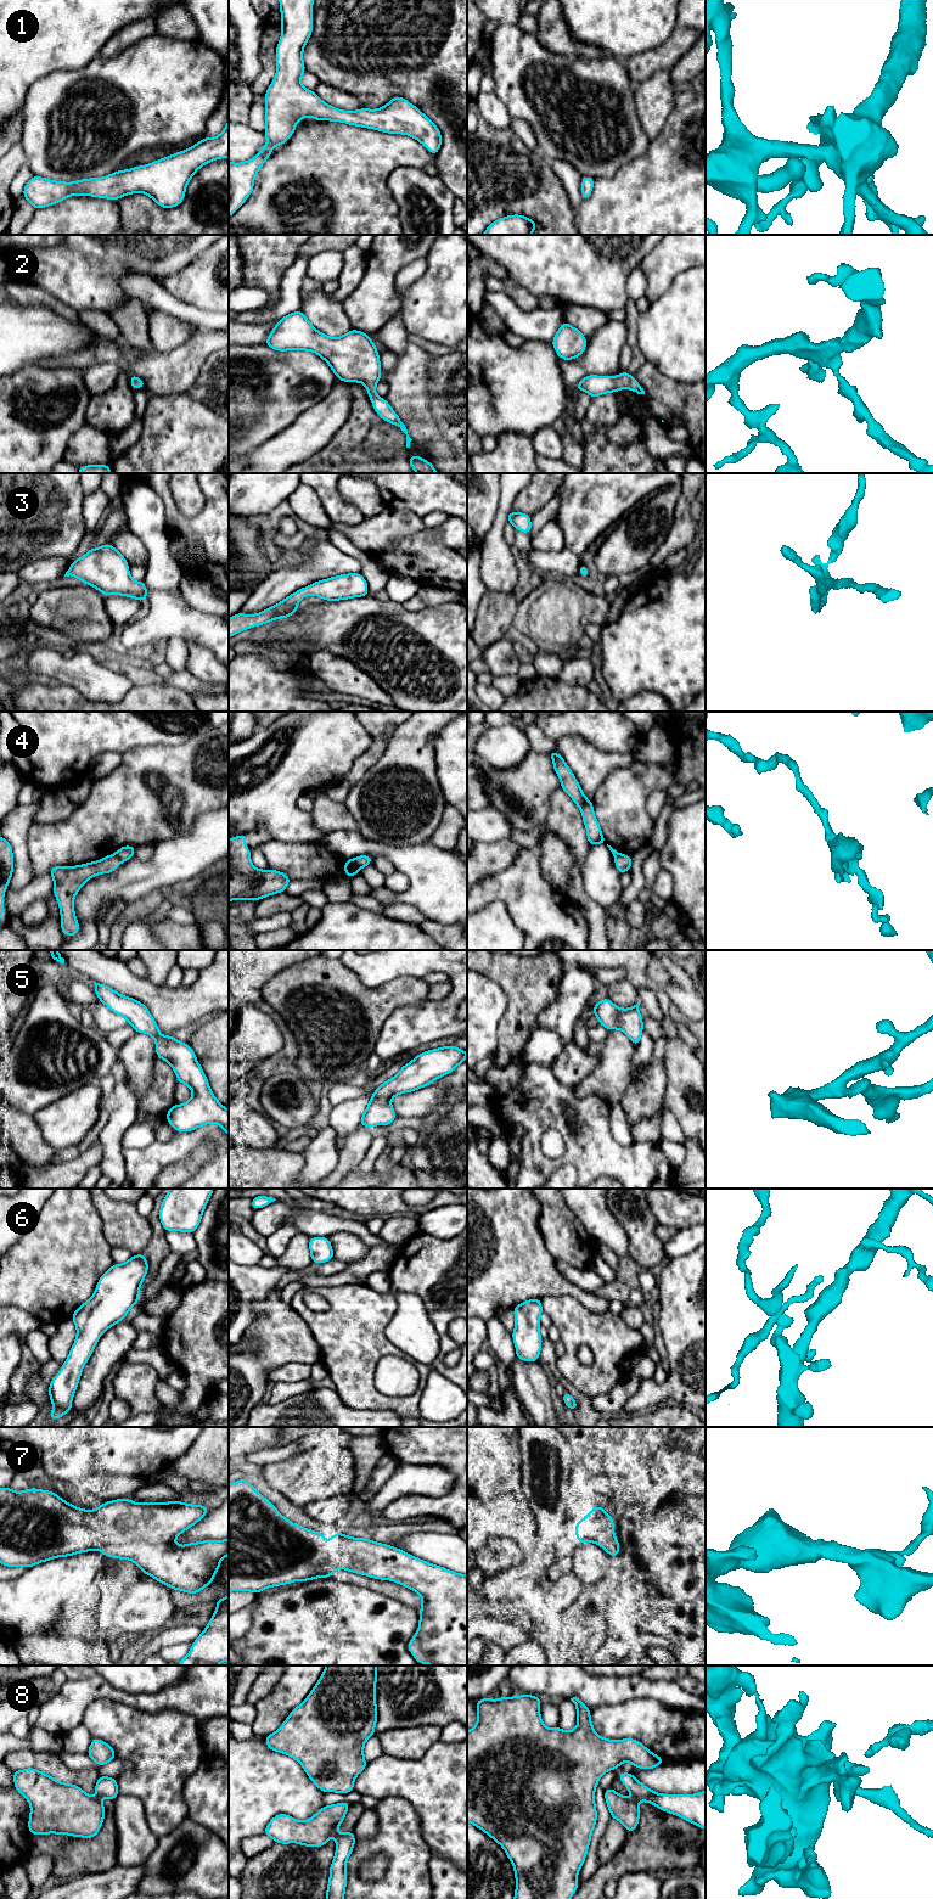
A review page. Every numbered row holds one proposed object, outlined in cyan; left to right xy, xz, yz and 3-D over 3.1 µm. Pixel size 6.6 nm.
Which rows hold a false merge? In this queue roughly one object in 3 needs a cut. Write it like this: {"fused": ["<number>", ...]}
{"fused": ["4"]}

